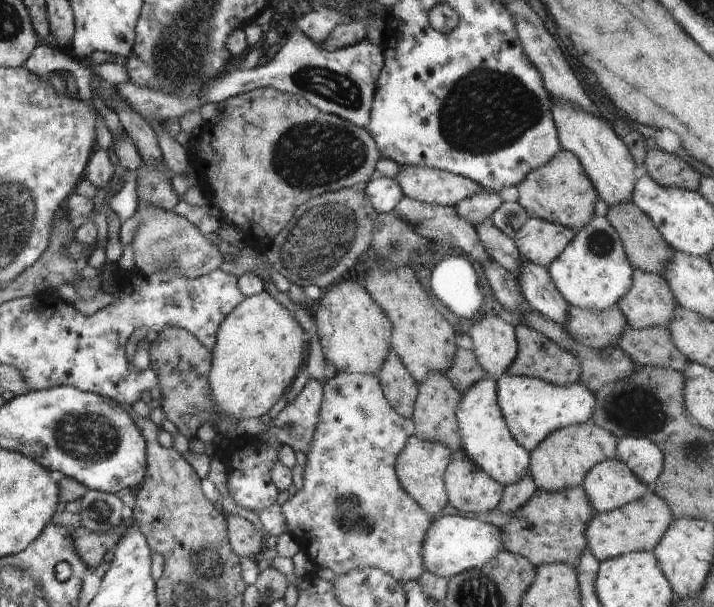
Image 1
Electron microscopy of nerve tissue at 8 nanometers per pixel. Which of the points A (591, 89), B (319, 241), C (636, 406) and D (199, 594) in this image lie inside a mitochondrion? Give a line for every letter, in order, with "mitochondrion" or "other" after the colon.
A: other
B: mitochondrion
C: mitochondrion
D: mitochondrion

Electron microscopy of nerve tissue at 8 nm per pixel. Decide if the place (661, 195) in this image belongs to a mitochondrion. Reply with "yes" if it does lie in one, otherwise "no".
no

